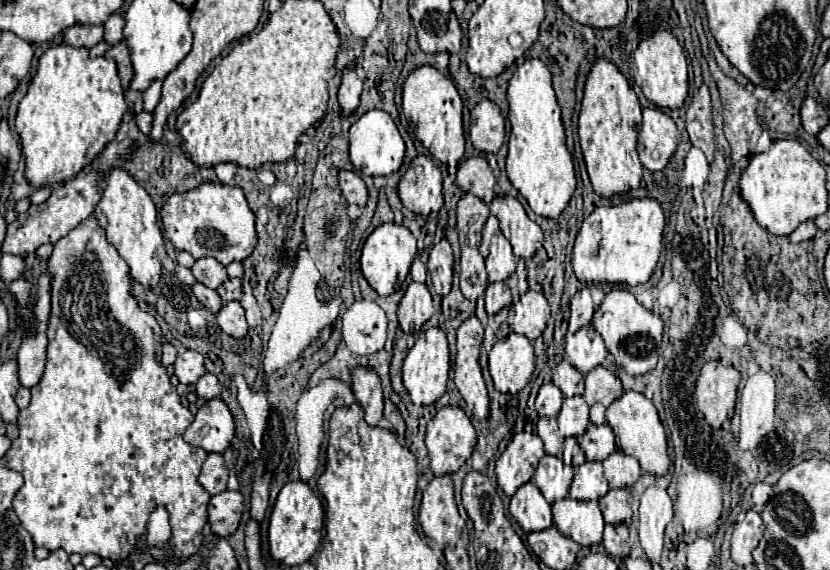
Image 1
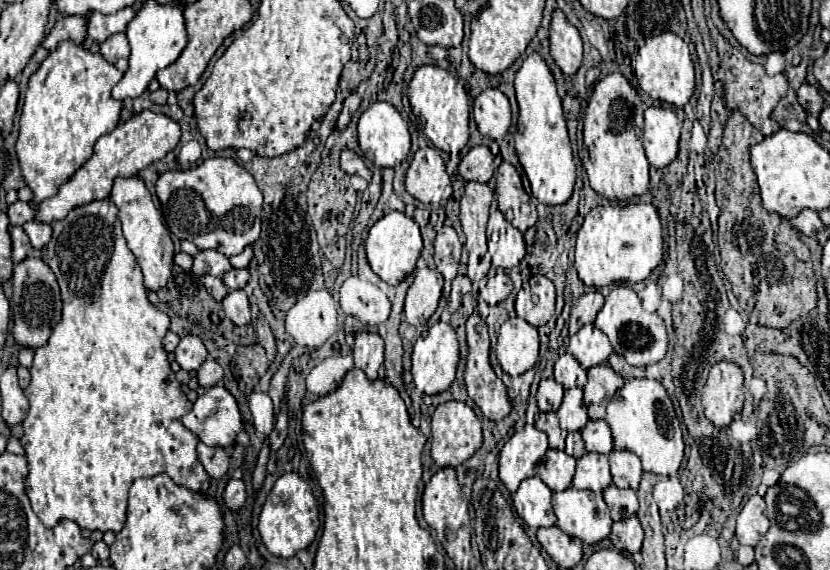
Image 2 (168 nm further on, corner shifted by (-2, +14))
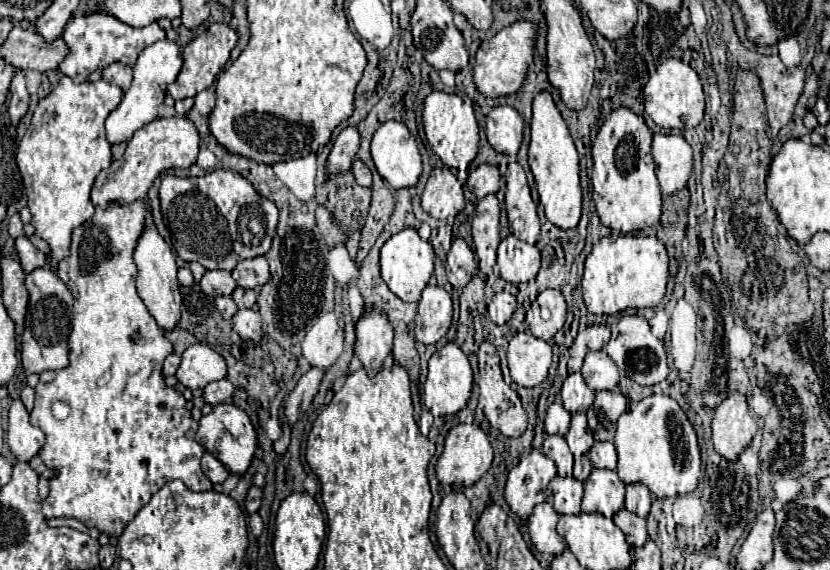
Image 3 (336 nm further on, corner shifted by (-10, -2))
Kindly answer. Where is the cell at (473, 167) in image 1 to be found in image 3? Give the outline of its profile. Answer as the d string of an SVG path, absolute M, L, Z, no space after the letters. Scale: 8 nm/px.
M482 164L468 174L466 186L468 186L470 192L476 194L476 198L484 198L488 194L498 192L498 182L500 182L498 168L490 166L490 164Z

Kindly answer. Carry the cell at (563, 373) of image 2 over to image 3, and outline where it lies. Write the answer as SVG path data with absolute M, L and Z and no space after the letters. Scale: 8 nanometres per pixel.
M580 372L570 374L562 384L562 404L570 414L586 412L592 406L594 390L590 390Z

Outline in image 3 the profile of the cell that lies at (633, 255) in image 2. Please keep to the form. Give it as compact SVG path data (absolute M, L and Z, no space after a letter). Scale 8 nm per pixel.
M610 234L594 244L582 276L582 298L596 316L620 314L626 308L654 308L662 302L668 282L668 254L656 236Z

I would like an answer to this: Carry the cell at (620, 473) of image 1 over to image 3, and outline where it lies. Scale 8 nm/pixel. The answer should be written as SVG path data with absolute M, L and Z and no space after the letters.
M636 482L636 484L626 486L626 510L628 512L634 512L646 518L650 512L650 504L652 504L652 496L644 484Z

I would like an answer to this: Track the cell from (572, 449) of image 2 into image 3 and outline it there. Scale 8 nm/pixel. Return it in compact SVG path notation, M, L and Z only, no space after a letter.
M580 456L574 459L573 476L580 482L586 482L588 476L590 476L590 470L592 470L592 462L588 460L588 456Z

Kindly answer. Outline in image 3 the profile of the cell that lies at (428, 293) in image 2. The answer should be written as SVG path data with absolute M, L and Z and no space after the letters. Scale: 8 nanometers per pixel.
M426 286L422 290L420 308L416 314L416 340L422 344L436 344L446 336L452 324L452 300L440 286Z

